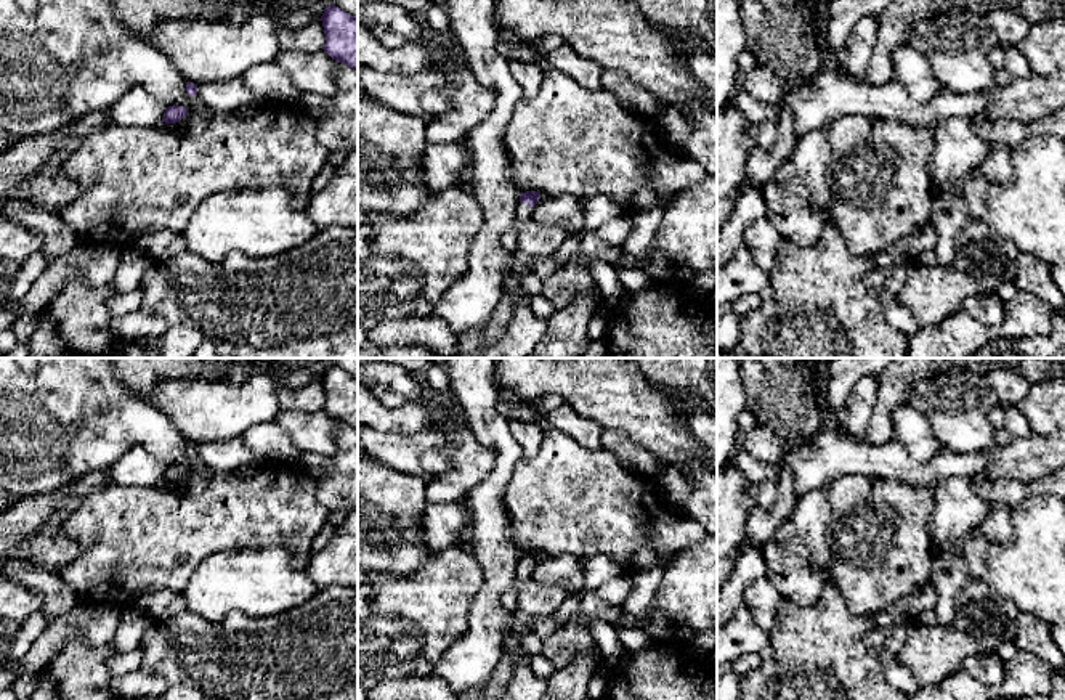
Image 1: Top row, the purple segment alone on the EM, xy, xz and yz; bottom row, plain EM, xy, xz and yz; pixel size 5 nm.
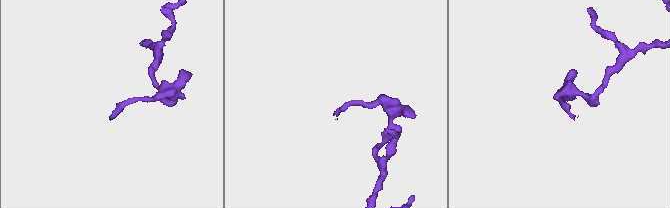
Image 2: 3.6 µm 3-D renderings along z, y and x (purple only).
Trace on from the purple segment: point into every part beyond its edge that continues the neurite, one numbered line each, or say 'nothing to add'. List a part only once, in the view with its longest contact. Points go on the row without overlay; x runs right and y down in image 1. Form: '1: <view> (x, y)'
1: xz (523, 572)

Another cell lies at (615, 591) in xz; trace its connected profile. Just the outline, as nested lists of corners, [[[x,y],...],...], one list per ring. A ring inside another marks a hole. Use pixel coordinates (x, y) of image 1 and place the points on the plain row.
[[[621,573],[595,589],[597,596],[611,605],[622,605],[632,589],[630,573]]]

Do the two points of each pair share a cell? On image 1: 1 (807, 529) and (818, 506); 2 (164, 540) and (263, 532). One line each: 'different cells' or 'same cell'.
1: same cell
2: same cell

